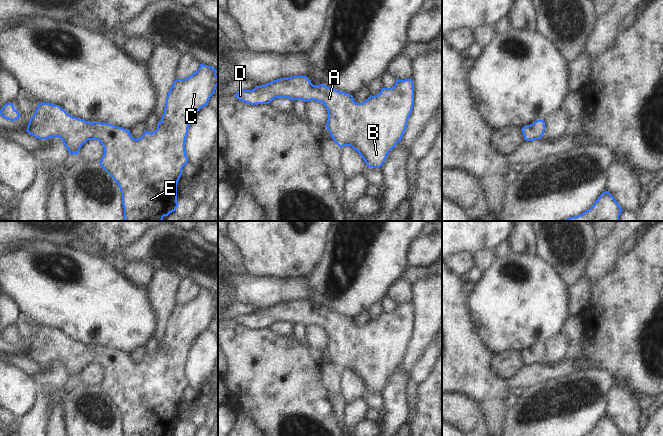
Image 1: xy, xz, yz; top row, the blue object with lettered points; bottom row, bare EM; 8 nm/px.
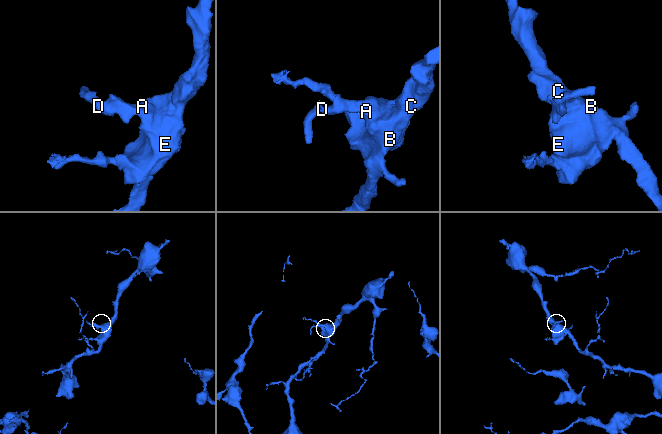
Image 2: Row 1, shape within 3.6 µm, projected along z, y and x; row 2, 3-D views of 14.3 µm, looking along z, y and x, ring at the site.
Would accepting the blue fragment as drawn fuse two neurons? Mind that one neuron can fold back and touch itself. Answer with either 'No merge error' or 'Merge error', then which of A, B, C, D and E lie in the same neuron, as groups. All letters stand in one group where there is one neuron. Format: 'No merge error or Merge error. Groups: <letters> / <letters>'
No merge error. Groups: A B C D E

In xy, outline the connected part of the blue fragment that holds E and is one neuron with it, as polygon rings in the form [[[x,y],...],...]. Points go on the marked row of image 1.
[[[200,64],[191,76],[176,79],[168,92],[164,113],[157,129],[145,133],[140,138],[133,138],[130,130],[109,123],[89,122],[69,115],[59,105],[39,103],[30,118],[26,132],[38,139],[59,137],[70,155],[77,155],[88,140],[98,140],[104,154],[100,160],[101,167],[118,184],[124,208],[124,221],[162,221],[164,216],[176,210],[177,185],[183,167],[188,163],[185,142],[188,128],[194,115],[215,93],[218,86],[217,70]]]

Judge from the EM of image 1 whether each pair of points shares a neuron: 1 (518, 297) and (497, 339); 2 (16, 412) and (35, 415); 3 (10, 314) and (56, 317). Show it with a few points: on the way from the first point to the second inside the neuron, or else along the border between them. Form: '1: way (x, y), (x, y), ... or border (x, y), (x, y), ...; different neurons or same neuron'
1: way (515, 307), (502, 329); same neuron
2: border (37, 394), (32, 407), (16, 420); different neurons
3: border (10, 296), (20, 312); different neurons

